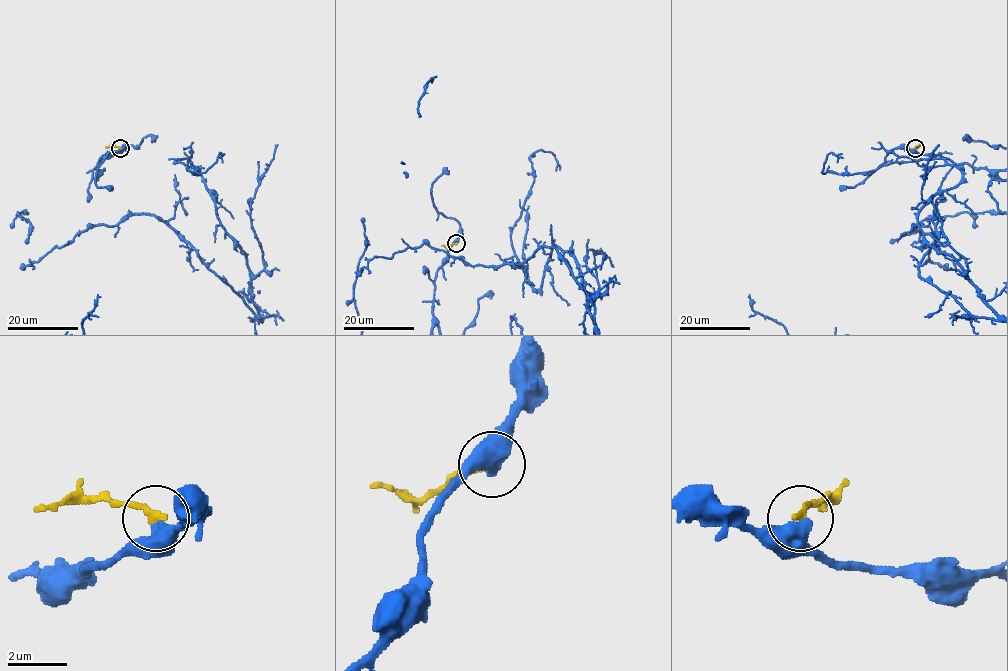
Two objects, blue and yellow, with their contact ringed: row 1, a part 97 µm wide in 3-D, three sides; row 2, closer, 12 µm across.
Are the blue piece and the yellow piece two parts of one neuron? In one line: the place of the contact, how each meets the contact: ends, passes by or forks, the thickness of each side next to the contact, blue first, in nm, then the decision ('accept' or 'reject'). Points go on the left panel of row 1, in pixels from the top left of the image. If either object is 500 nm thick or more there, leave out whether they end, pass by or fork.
(120, 148) | 550/260 nm | reject

